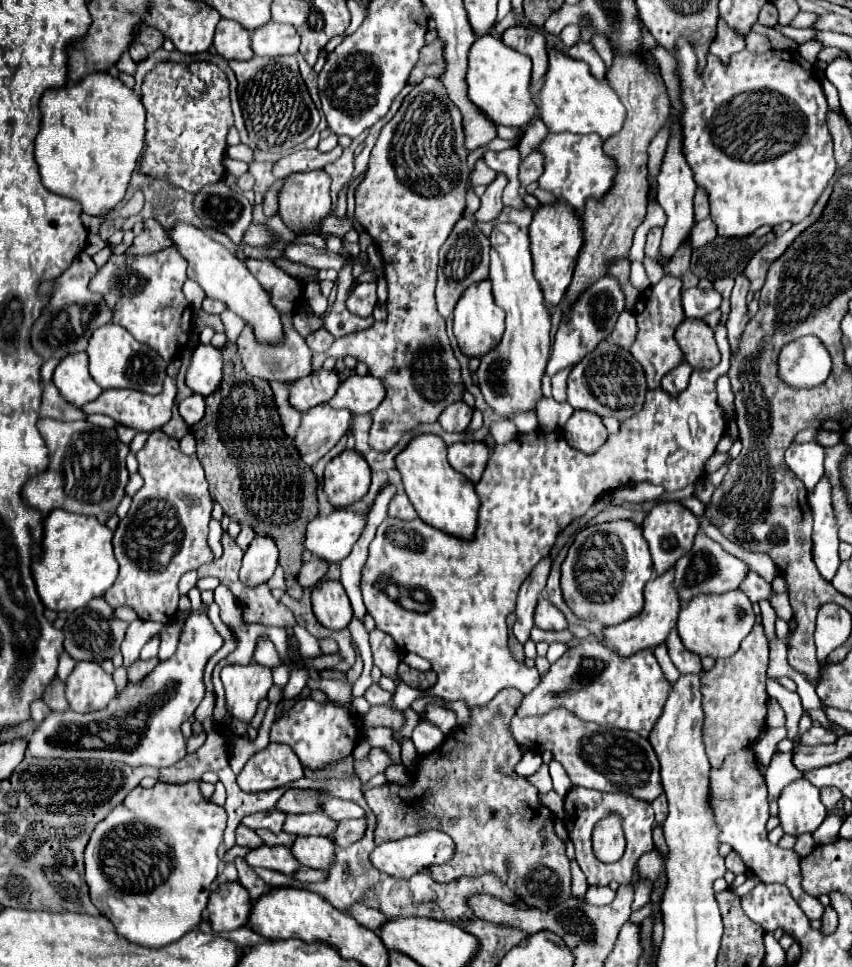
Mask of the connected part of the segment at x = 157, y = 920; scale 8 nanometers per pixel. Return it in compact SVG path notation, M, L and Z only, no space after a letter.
M191 780L191 782L183 782L183 784L157 782L153 788L143 788L143 786L133 788L133 792L117 808L113 808L113 812L105 820L101 820L95 826L95 830L91 834L91 840L85 848L85 880L87 880L87 886L89 886L91 902L99 908L99 912L103 916L107 916L113 922L119 936L125 936L127 940L137 942L141 946L161 948L165 944L177 942L177 938L181 938L185 932L191 932L201 922L203 910L207 906L207 898L209 898L209 892L211 892L211 882L217 878L217 872L219 872L217 848L223 842L223 830L225 830L225 824L227 824L227 814L221 806L217 806L209 798L205 798L201 794L199 786L201 786L201 780Z

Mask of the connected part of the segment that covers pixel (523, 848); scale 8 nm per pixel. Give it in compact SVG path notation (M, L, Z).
M515 688L501 690L487 706L471 708L471 718L465 726L457 726L439 748L425 756L417 756L411 770L409 784L381 784L365 792L369 808L377 814L375 844L401 840L413 836L415 832L437 828L447 832L455 842L455 856L445 866L431 867L433 880L451 882L461 876L481 876L493 872L507 884L525 904L537 908L549 908L571 894L571 874L569 858L565 854L565 842L557 838L553 830L553 812L541 806L539 790L525 778L515 772L515 766L521 762L523 754L517 748L517 742L507 736L507 724L517 712L523 692Z

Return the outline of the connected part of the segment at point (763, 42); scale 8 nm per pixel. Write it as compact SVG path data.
M749 32L747 36L745 36L745 48L749 50L749 52L765 52L765 50L769 50L771 46L769 46L769 40L765 38L765 36L761 36L761 34L755 34L755 32Z

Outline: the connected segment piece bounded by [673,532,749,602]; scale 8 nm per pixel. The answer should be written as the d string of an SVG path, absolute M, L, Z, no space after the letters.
M697 532L691 552L687 552L675 564L675 582L673 582L673 586L679 590L681 602L689 602L697 594L705 594L705 592L707 594L709 592L711 594L723 594L723 592L735 590L735 588L741 586L741 582L745 580L747 574L749 574L749 566L743 560L739 560L733 554L725 552L721 548L721 544L713 542L703 532Z

